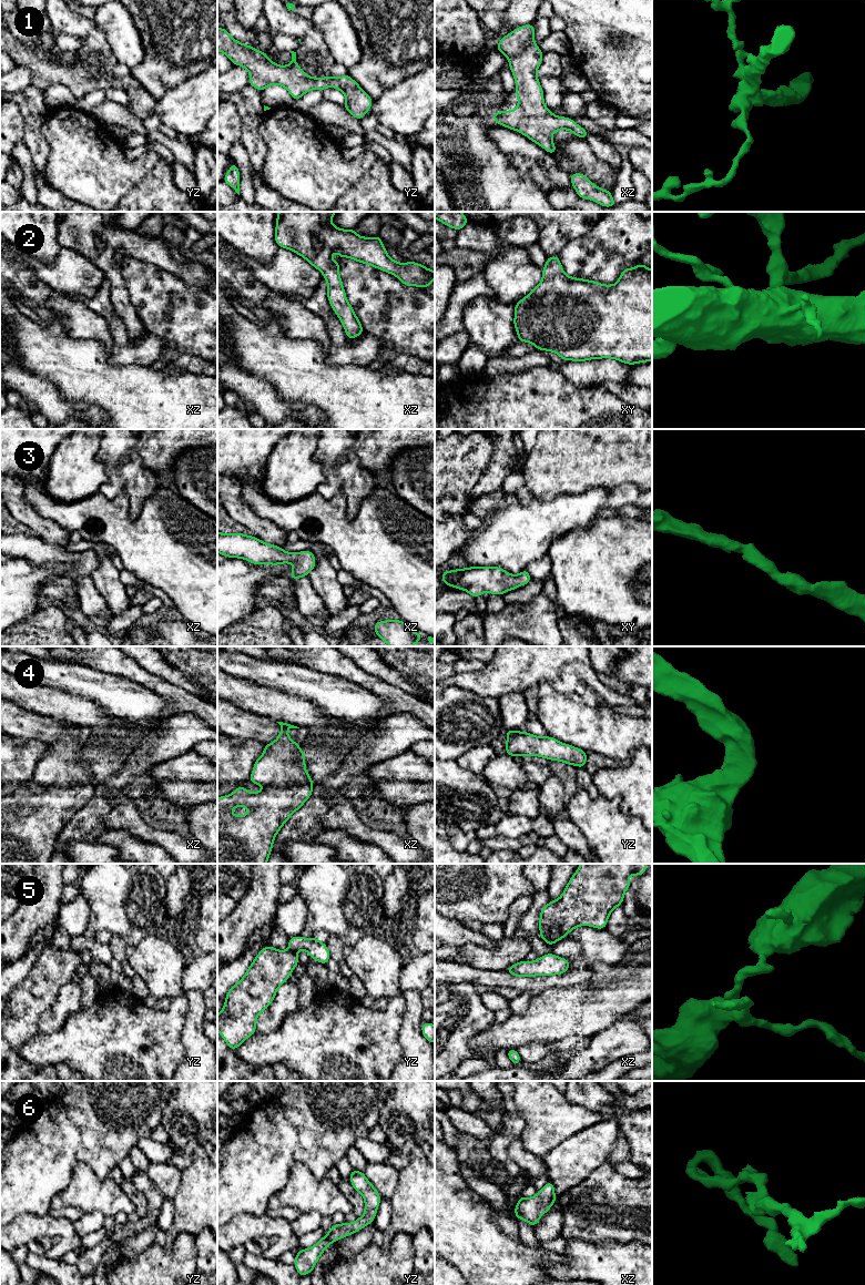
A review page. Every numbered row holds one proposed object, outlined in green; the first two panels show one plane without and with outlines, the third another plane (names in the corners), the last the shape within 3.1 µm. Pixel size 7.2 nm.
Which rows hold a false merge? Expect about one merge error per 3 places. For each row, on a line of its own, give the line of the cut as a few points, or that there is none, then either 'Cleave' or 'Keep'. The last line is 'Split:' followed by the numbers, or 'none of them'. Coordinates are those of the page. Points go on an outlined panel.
1: No split. Keep
2: No split. Keep
3: No split. Keep
4: No split. Keep
5: Split along yz (288, 949), (295, 952). Cleave
6: No split. Keep
Split: 5

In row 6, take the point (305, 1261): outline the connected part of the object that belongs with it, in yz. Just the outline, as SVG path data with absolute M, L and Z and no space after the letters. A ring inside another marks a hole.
M352 1169L352 1173L348 1177L353 1187L364 1197L364 1215L356 1218L354 1223L334 1223L326 1235L323 1236L316 1244L309 1248L296 1252L294 1266L297 1269L299 1277L303 1275L308 1275L313 1272L323 1252L332 1243L360 1231L366 1225L372 1224L375 1221L375 1215L381 1200L379 1193L375 1186L366 1179L364 1172Z

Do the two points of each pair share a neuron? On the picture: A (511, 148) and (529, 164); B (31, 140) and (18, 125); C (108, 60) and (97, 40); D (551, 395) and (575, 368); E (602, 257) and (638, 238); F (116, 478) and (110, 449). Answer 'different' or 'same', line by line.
A: same
B: different
C: same
D: different
E: same
F: same

